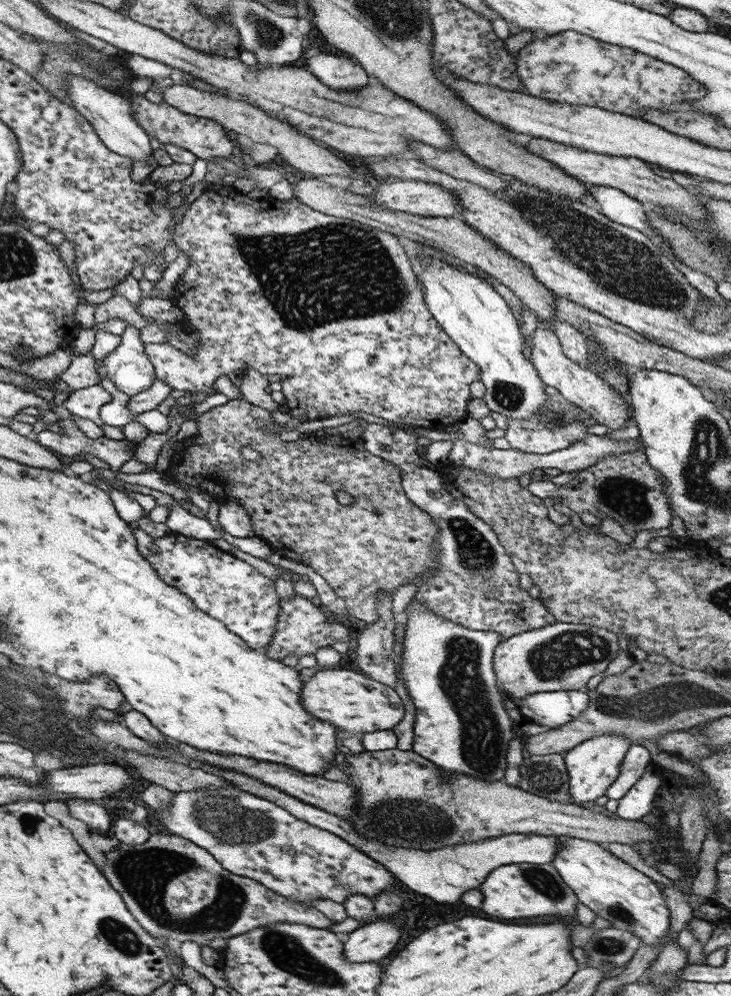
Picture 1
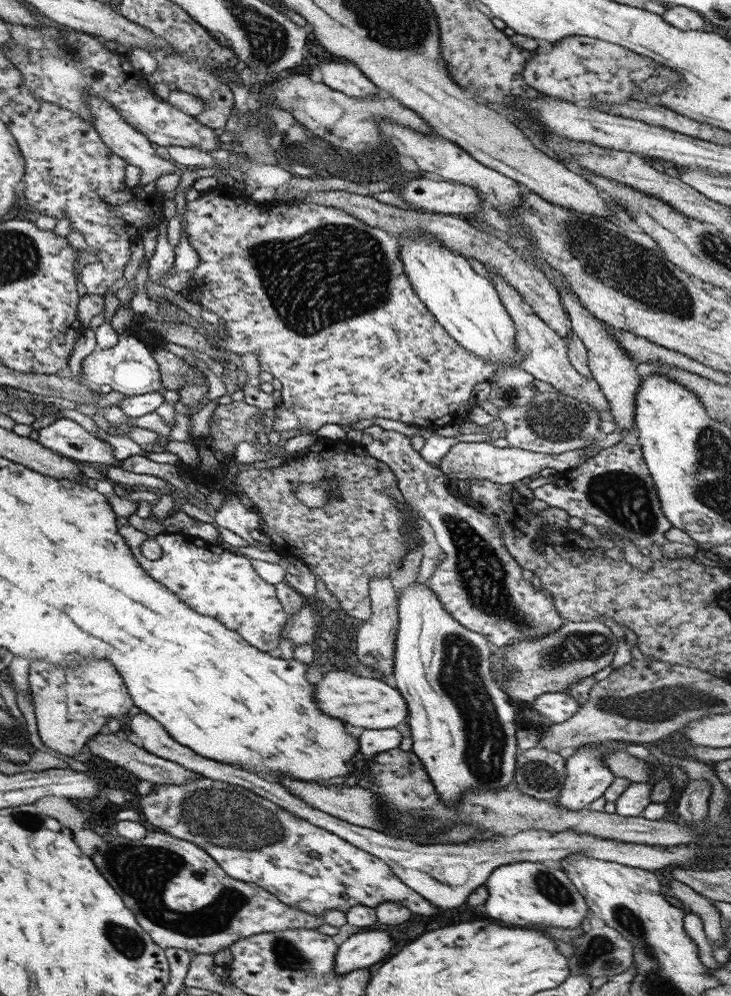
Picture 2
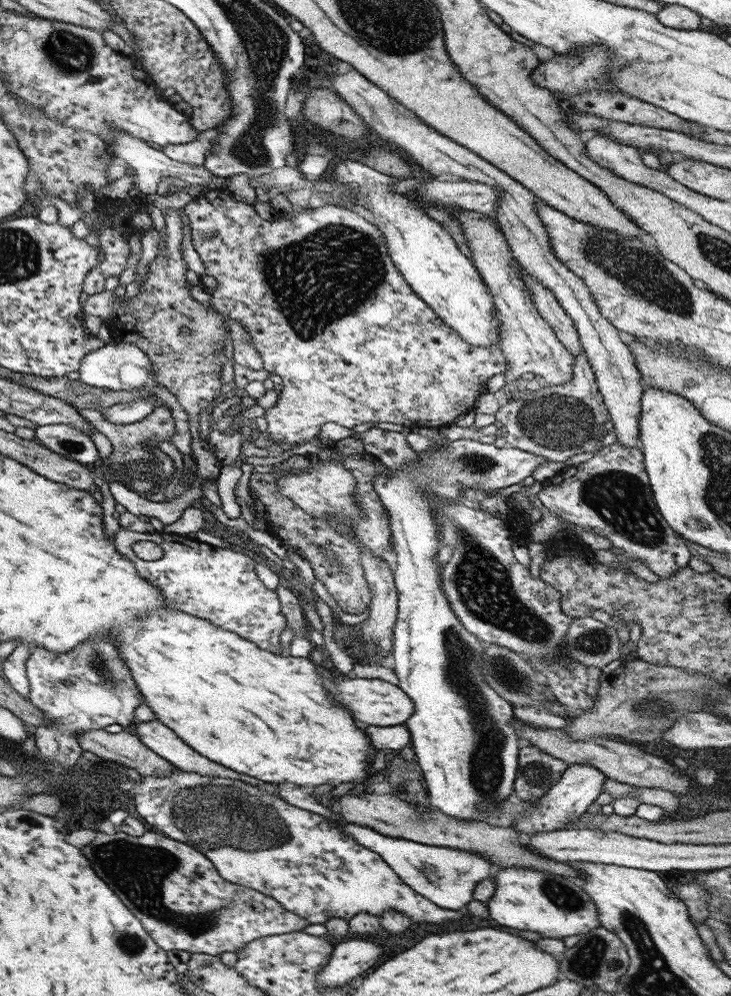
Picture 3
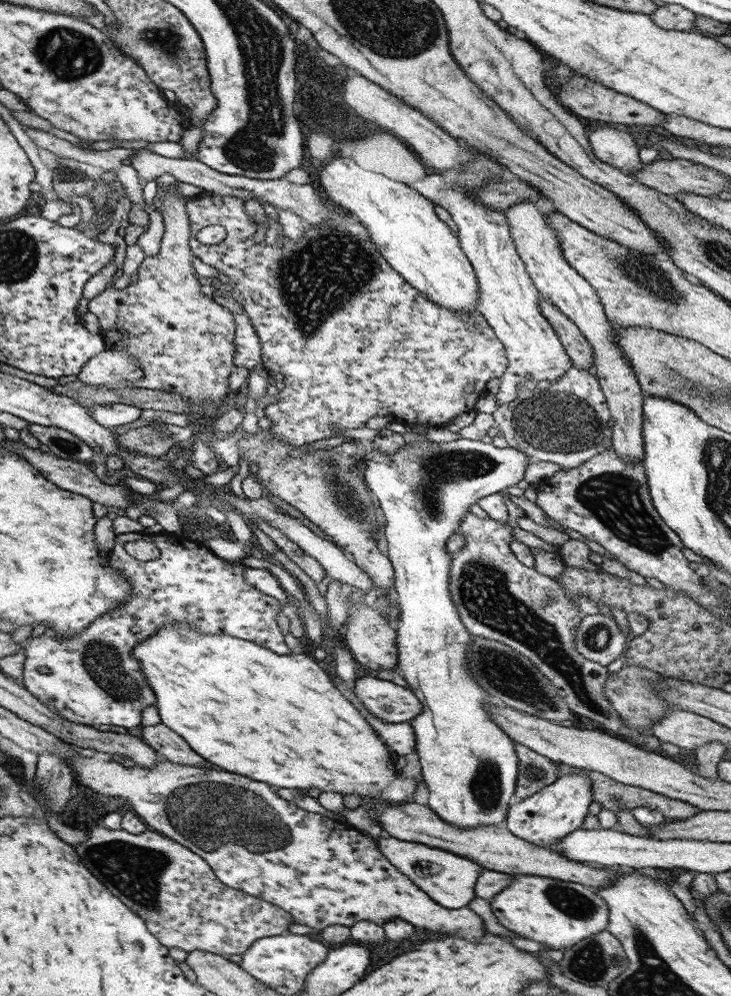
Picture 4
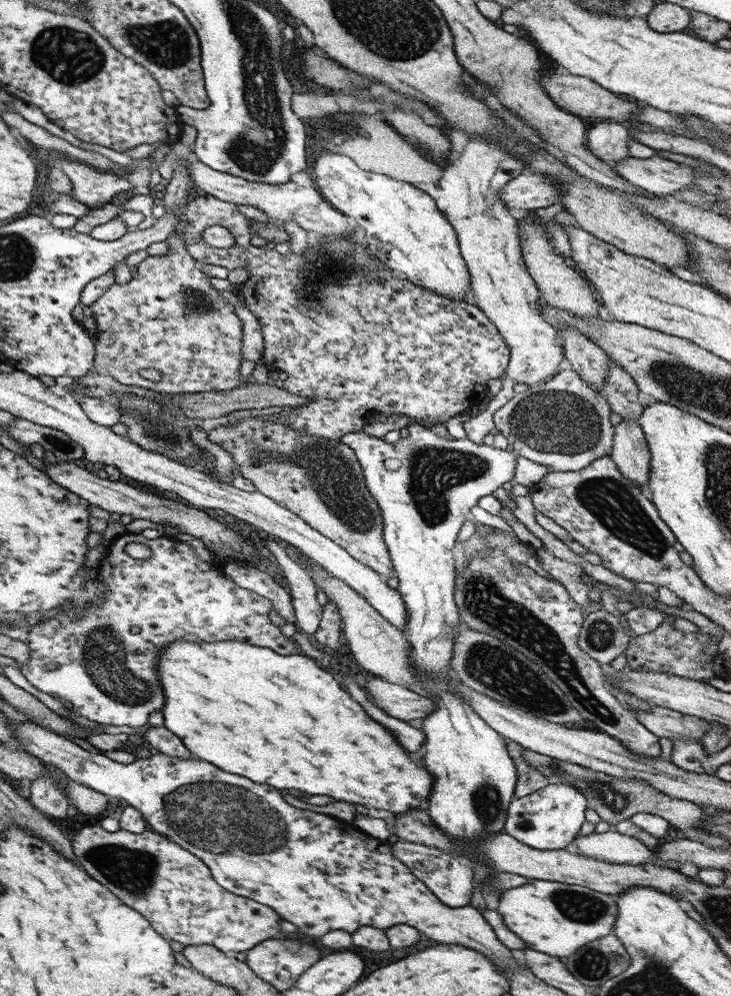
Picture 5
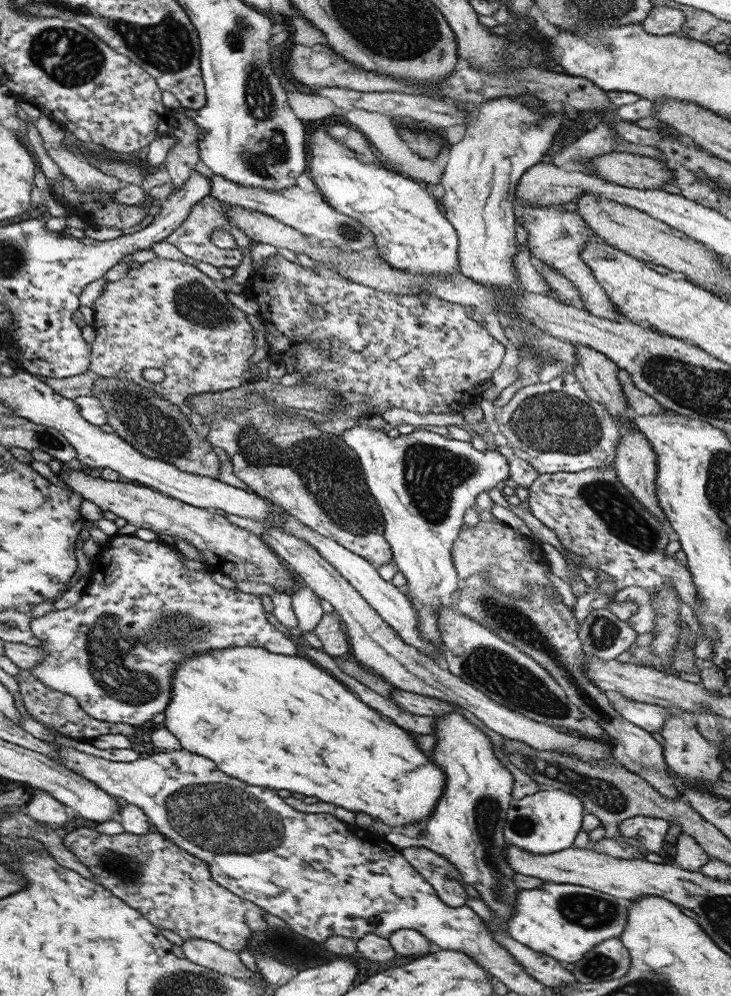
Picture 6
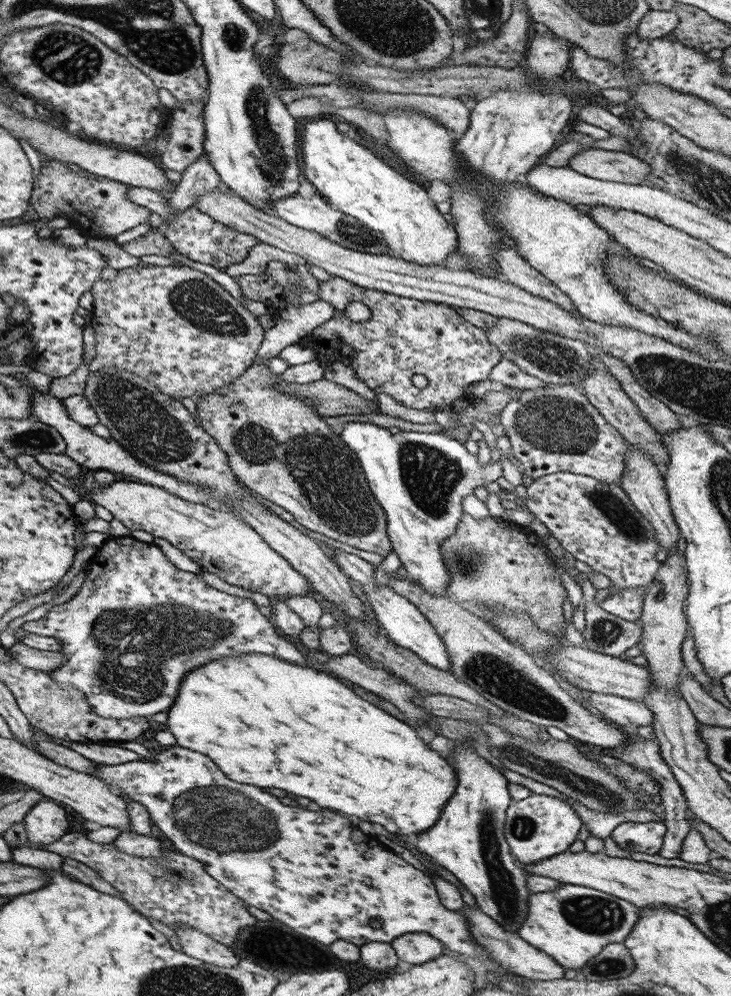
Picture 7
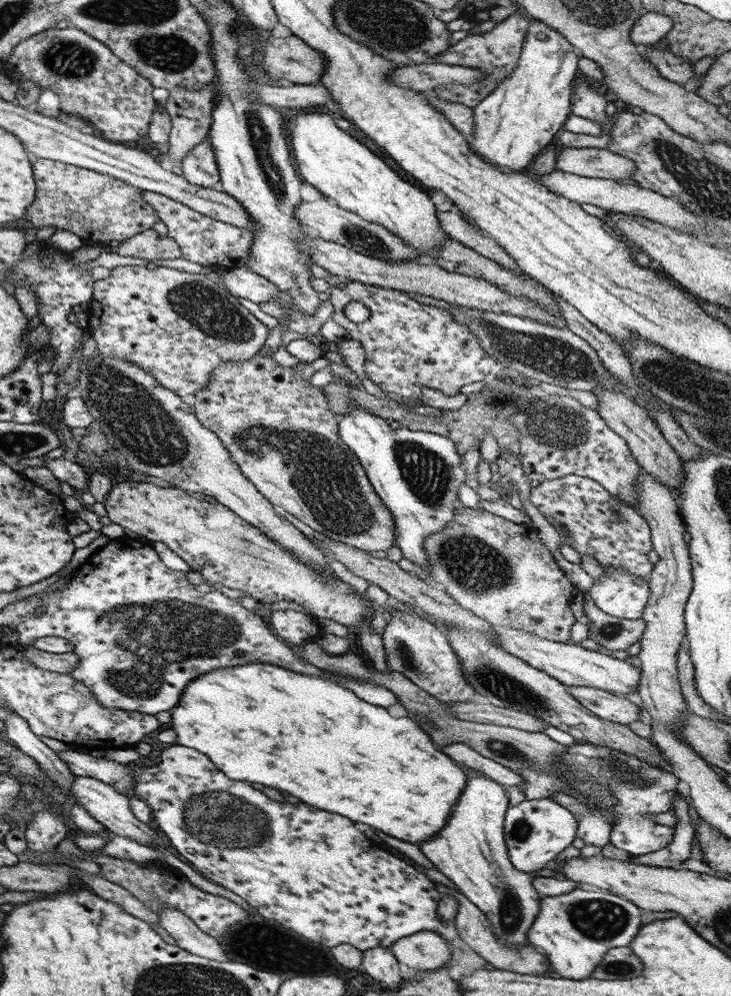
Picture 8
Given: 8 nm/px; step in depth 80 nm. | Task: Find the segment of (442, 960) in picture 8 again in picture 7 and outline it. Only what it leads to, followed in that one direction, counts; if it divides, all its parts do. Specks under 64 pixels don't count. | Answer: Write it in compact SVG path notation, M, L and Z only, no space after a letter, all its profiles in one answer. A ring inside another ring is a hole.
M406 932L392 938L390 946L399 960L412 965L427 962L445 953L441 942L425 932Z

